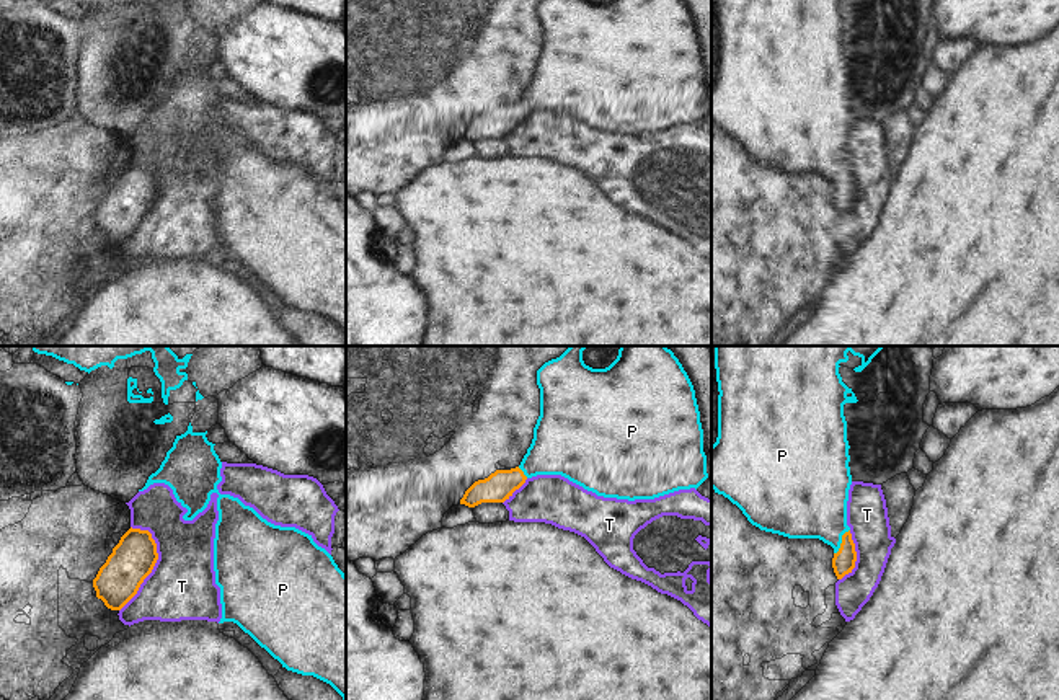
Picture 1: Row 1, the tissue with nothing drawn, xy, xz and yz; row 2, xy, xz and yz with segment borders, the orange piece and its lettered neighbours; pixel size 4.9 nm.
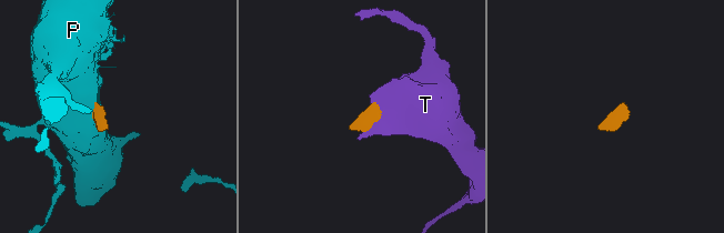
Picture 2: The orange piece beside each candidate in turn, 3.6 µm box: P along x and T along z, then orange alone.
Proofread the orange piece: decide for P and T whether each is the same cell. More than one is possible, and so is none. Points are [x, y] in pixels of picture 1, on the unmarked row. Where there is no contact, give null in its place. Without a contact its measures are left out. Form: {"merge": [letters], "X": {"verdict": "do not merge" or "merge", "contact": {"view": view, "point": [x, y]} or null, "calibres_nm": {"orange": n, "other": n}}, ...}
{"merge": ["P"], "P": {"verdict": "merge", "contact": {"view": "yz", "point": [842, 177]}, "calibres_nm": {"orange": 110, "other": 360}}, "T": {"verdict": "do not merge", "contact": {"view": "xy", "point": [152, 203]}, "calibres_nm": {"orange": 220, "other": 340}}}

